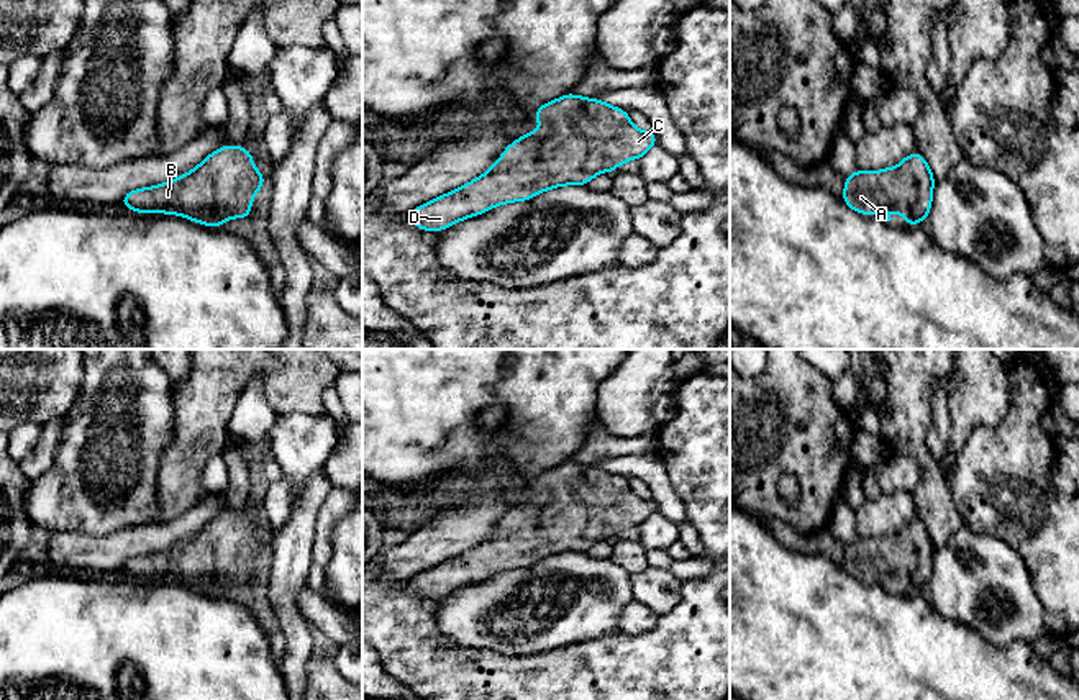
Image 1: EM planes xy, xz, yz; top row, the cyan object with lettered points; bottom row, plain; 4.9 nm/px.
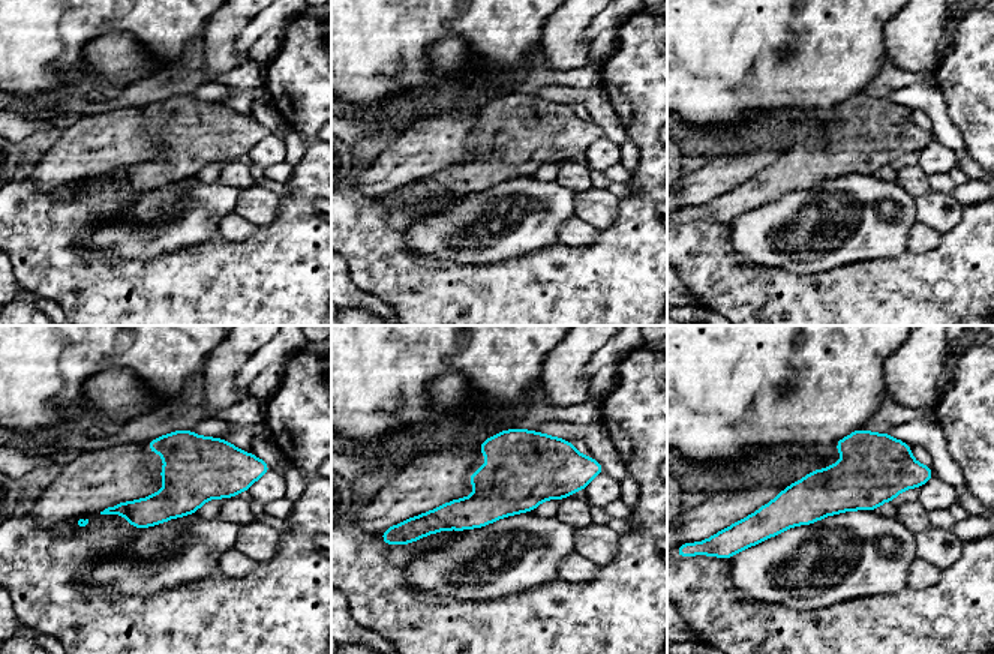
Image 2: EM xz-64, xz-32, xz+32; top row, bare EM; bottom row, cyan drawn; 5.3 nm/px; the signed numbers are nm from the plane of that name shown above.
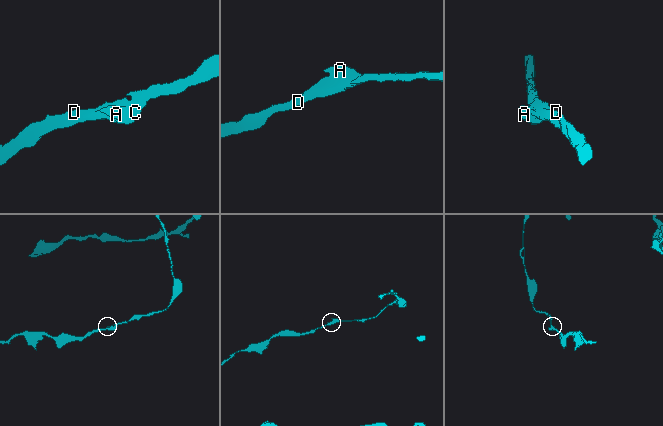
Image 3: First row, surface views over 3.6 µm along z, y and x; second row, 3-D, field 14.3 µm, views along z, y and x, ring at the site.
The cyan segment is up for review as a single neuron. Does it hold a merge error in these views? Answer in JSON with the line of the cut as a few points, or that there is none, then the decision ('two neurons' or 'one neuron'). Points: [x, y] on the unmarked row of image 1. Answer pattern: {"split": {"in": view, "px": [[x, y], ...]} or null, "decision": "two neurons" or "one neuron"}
{"split": null, "decision": "one neuron"}

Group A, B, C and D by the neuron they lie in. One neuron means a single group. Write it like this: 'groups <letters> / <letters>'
groups A B C D

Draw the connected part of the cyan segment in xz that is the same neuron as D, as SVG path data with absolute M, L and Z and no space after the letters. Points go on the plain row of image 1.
M574 461L541 472L533 482L541 489L541 497L536 500L523 500L502 520L500 526L480 544L461 552L454 559L448 559L425 572L417 574L407 585L423 598L443 598L458 589L469 584L482 582L497 572L508 569L525 569L538 561L556 556L559 552L587 552L600 539L613 539L620 531L631 526L641 526L658 505L653 498L641 498L631 489L628 479L615 475L597 466L584 466Z

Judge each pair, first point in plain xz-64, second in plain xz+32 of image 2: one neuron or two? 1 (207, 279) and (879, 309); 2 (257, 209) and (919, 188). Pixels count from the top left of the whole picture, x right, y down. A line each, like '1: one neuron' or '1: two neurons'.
1: one neuron
2: two neurons

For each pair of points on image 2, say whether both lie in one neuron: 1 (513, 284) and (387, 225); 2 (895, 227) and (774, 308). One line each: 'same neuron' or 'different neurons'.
1: same neuron
2: different neurons

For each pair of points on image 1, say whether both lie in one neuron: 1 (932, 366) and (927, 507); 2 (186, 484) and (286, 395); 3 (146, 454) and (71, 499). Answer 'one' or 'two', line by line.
1: one
2: one
3: one

